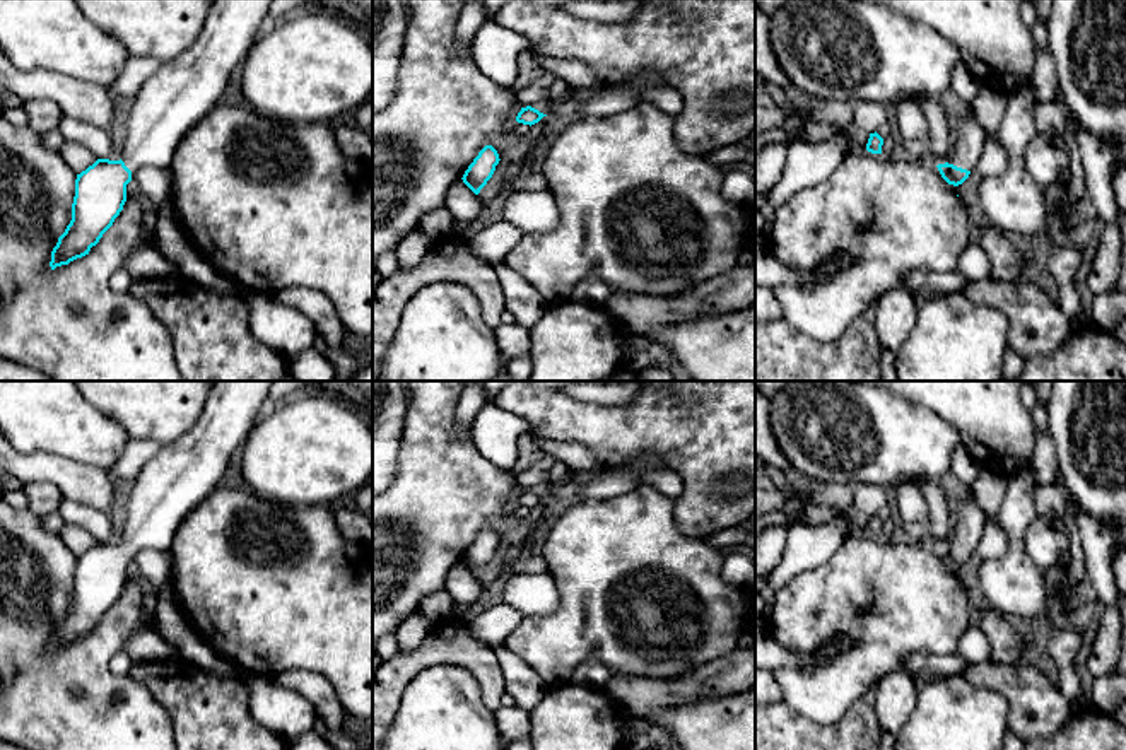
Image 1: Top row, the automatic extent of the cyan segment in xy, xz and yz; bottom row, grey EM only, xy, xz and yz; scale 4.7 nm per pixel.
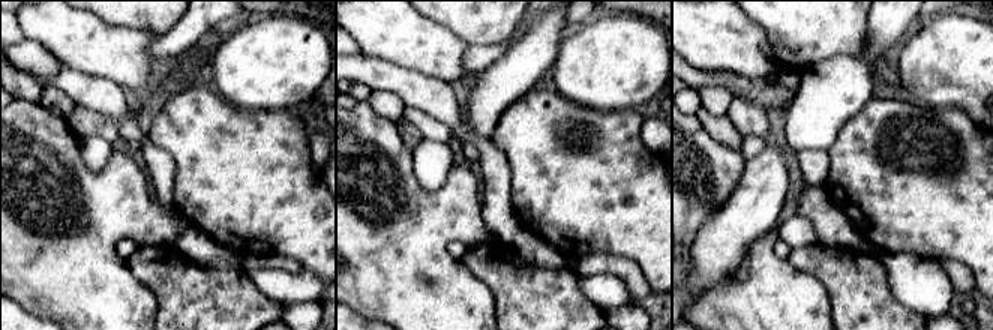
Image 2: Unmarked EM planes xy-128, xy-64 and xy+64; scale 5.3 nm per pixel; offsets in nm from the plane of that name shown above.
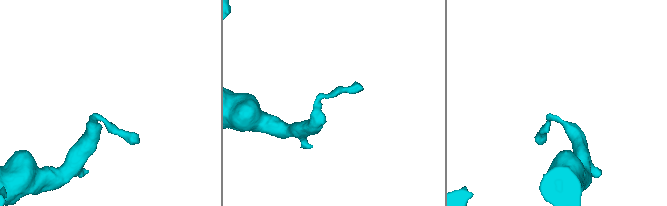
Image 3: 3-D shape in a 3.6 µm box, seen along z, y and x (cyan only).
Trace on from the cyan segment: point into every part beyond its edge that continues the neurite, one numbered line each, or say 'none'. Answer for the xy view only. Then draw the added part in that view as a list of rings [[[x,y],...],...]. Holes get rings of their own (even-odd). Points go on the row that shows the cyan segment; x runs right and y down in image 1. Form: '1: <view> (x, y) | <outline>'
1: xy (171, 101) | [[[214,0],[196,41],[162,63],[135,96],[121,161],[133,173],[144,166],[169,169],[183,137],[224,101],[232,72],[243,65],[256,38],[267,29],[272,0]]]

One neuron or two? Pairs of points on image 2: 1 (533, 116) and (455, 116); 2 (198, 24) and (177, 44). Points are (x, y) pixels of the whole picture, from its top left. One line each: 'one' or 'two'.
1: two
2: one

